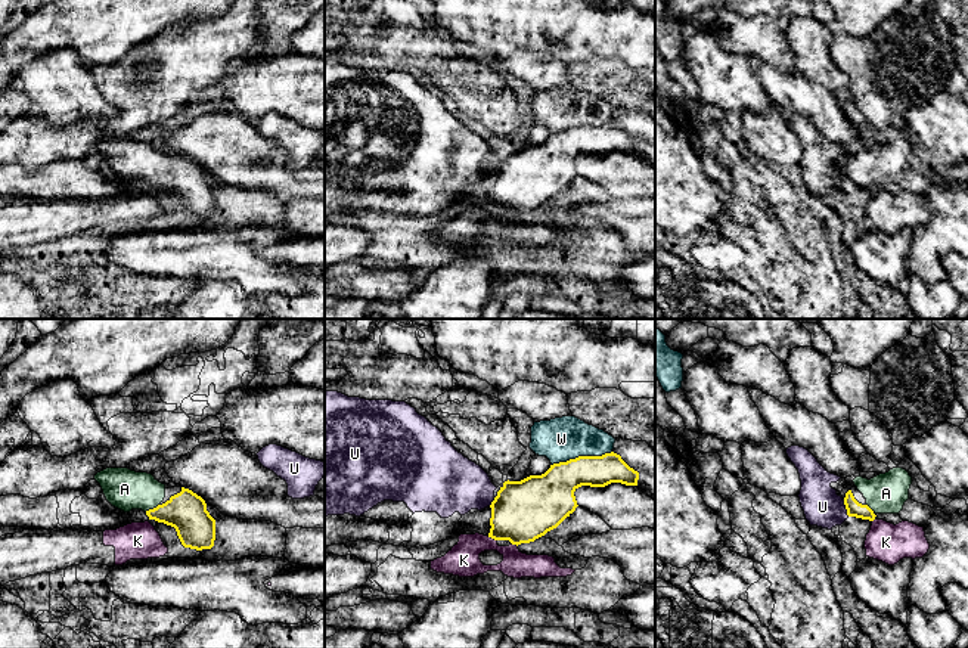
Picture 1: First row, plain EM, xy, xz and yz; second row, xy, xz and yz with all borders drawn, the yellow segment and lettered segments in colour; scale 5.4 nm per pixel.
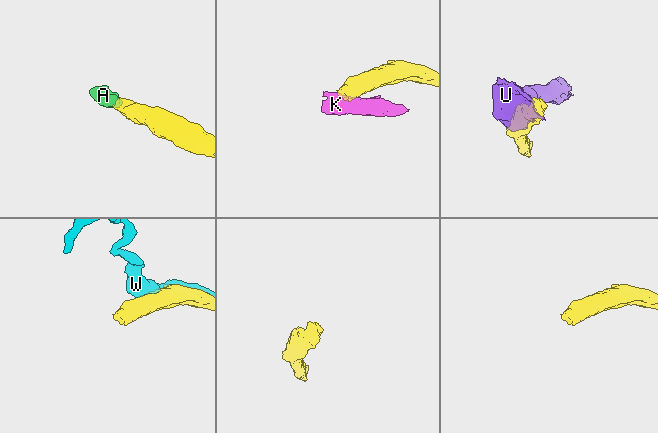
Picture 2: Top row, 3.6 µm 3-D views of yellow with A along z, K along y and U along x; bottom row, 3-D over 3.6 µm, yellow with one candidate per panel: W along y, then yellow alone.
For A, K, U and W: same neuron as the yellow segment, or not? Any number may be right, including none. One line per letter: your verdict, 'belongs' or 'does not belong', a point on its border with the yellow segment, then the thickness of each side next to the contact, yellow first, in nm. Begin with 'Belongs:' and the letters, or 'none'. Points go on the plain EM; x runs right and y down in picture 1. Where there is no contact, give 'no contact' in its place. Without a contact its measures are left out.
Belongs: A
A: belongs; contact xy (154, 177); calibres 220 and 220 nm
K: does not belong; contact xz (492, 207); calibres 340 and 180 nm
U: does not belong; contact yz (846, 177); calibres 80 and 220 nm
W: does not belong; contact xz (582, 126); calibres 220 and 240 nm

